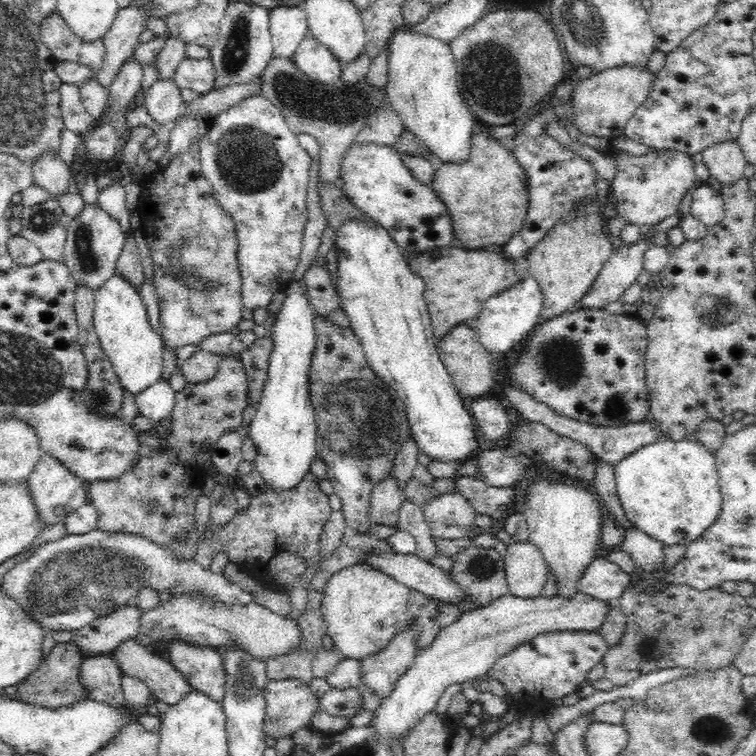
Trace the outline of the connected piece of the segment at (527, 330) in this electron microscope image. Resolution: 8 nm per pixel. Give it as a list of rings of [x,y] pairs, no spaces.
[[[528,274],[507,290],[502,290],[499,294],[486,300],[485,306],[475,319],[475,330],[487,352],[493,355],[505,353],[518,342],[525,340],[542,320],[543,299],[544,295],[542,295],[538,281]]]

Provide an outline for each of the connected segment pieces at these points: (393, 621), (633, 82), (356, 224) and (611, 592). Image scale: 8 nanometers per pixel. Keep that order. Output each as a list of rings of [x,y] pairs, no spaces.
[[[368,563],[355,564],[334,574],[325,585],[321,602],[333,646],[342,656],[360,660],[385,649],[393,636],[409,623],[410,592],[407,586]]]
[[[622,65],[592,73],[590,78],[578,81],[573,96],[570,97],[574,101],[574,116],[570,121],[582,132],[610,140],[625,134],[628,120],[651,96],[654,78],[655,73],[648,67],[632,65]]]
[[[364,214],[363,219],[352,217],[341,222],[335,232],[337,278],[335,286],[341,301],[341,309],[350,319],[351,330],[360,340],[368,365],[402,399],[407,417],[420,452],[442,461],[464,462],[478,446],[474,435],[476,426],[471,412],[464,407],[463,397],[457,391],[439,358],[433,336],[428,306],[424,301],[425,282],[409,267],[406,254],[390,236],[390,231]]]
[[[601,553],[586,566],[586,570],[577,580],[575,592],[600,601],[615,603],[624,588],[632,584],[632,578],[616,567],[616,564],[608,562]]]

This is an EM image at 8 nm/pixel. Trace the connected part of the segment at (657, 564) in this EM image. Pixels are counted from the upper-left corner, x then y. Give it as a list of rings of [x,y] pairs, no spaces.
[[[636,527],[623,530],[623,535],[624,538],[618,547],[630,556],[646,575],[662,569],[660,567],[664,564],[664,552],[662,551],[664,543]]]

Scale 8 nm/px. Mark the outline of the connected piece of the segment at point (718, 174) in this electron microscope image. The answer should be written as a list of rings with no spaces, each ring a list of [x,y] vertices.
[[[737,139],[707,146],[702,154],[711,176],[720,183],[732,184],[743,177],[746,159]]]

